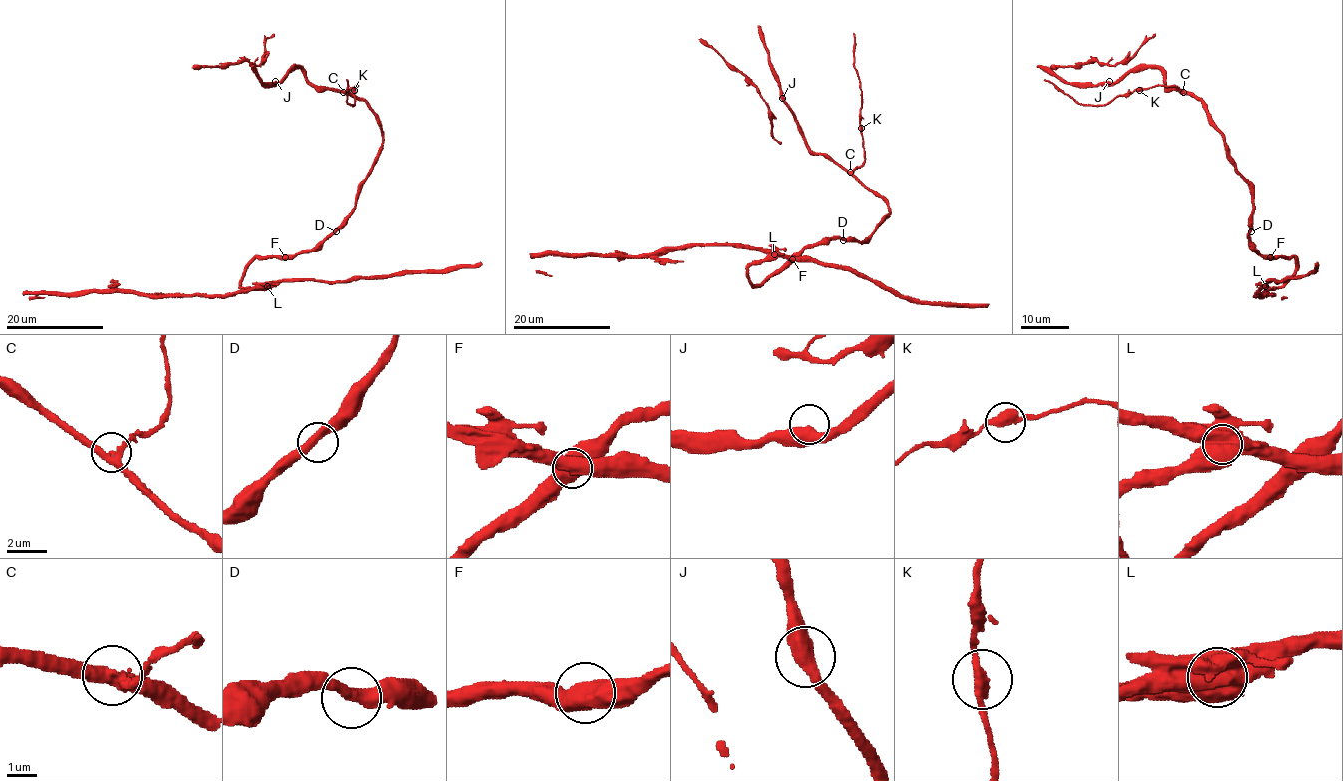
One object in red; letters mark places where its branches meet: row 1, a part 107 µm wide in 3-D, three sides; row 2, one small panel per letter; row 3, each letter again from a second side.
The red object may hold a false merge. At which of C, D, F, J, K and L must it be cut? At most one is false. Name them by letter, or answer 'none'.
L

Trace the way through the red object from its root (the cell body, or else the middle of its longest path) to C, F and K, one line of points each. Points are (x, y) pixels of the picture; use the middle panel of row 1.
C: (842, 238), (864, 241), (889, 214), (888, 204), (850, 172)
F: (842, 238), (825, 238), (818, 245), (803, 248), (792, 259)
K: (842, 238), (864, 241), (889, 214), (888, 204), (853, 174), (864, 161), (861, 128)

